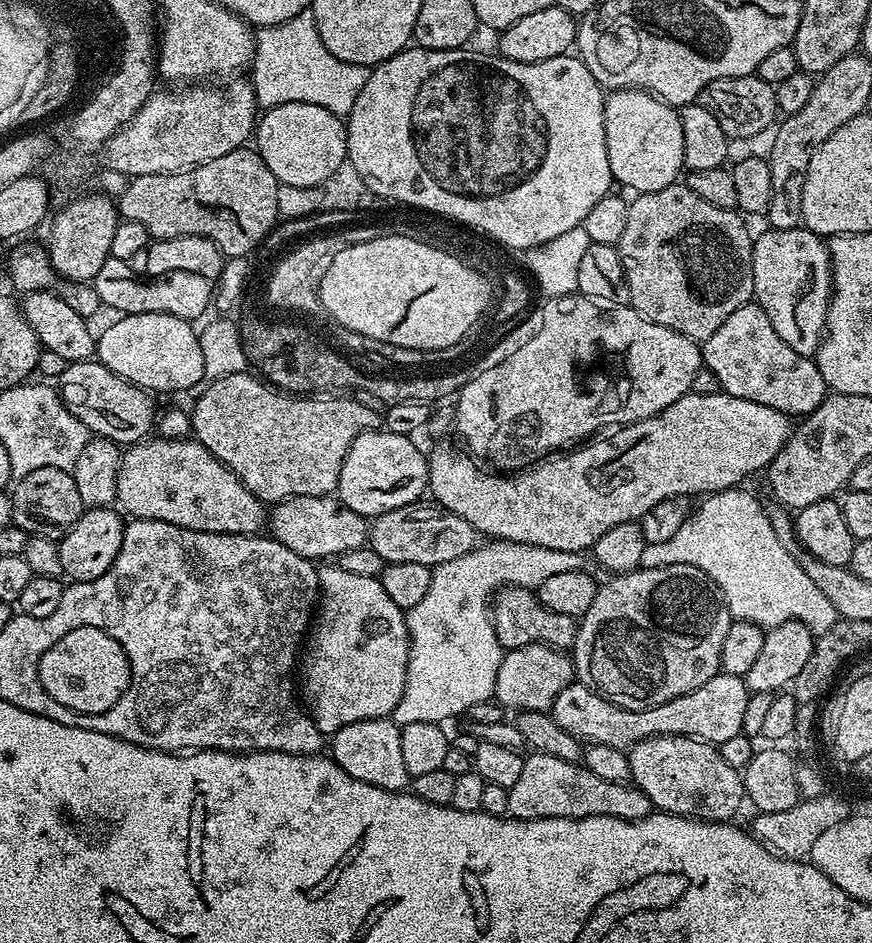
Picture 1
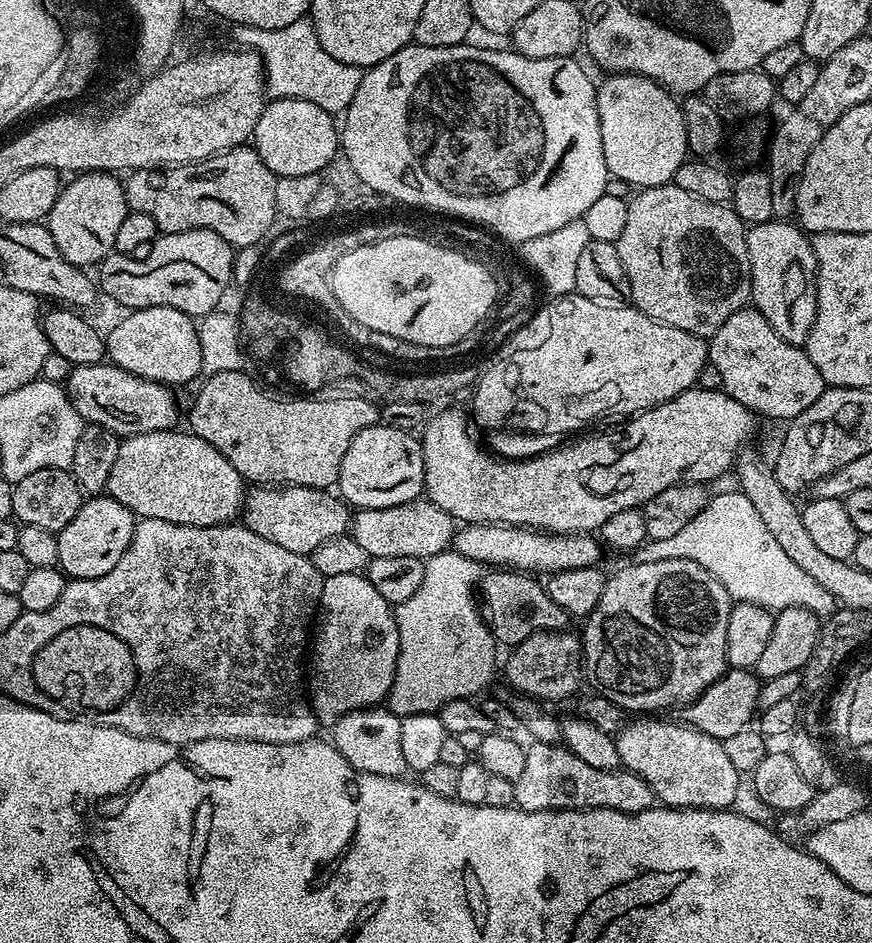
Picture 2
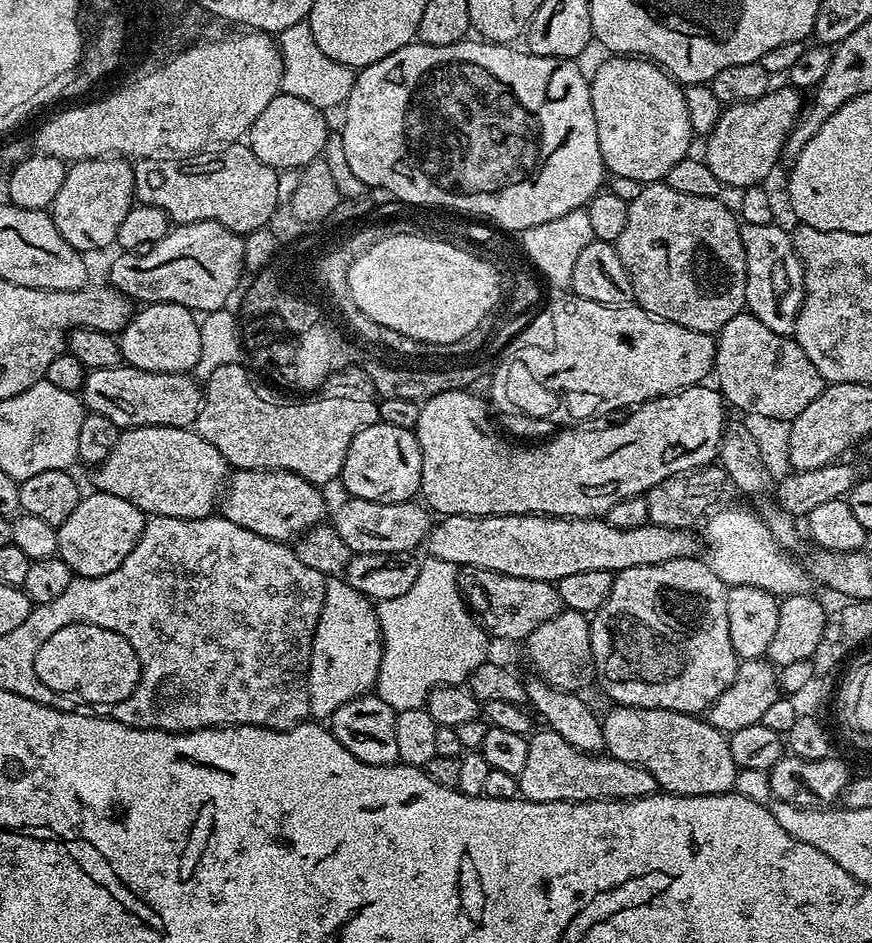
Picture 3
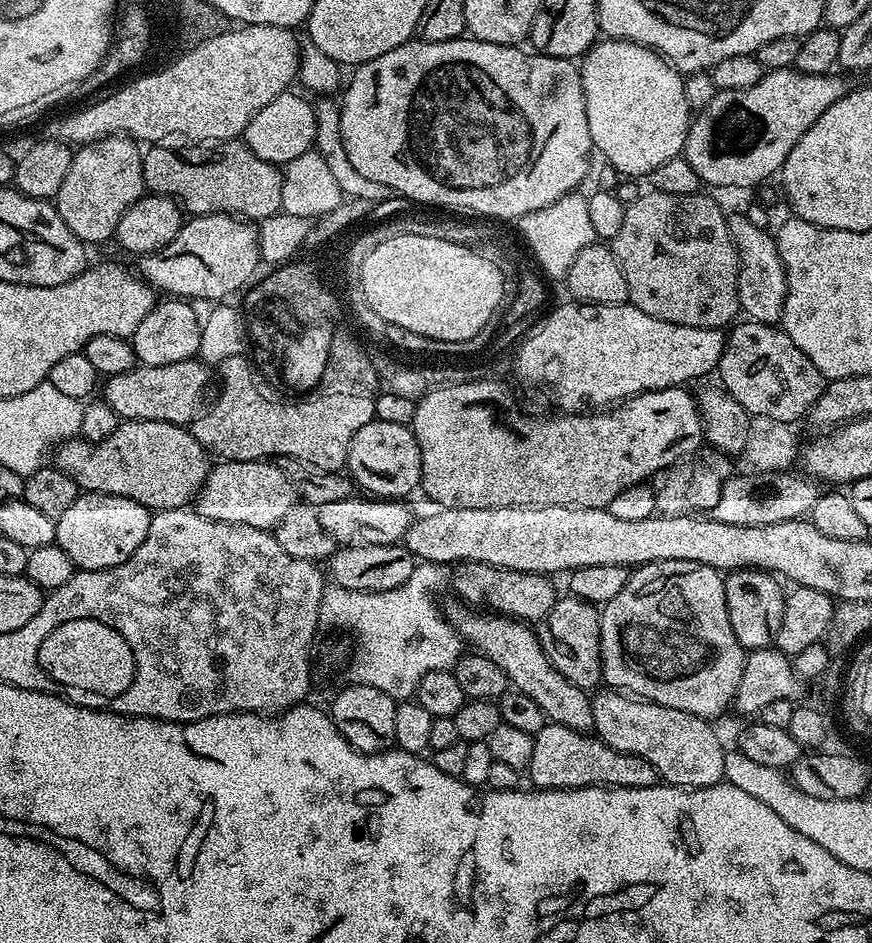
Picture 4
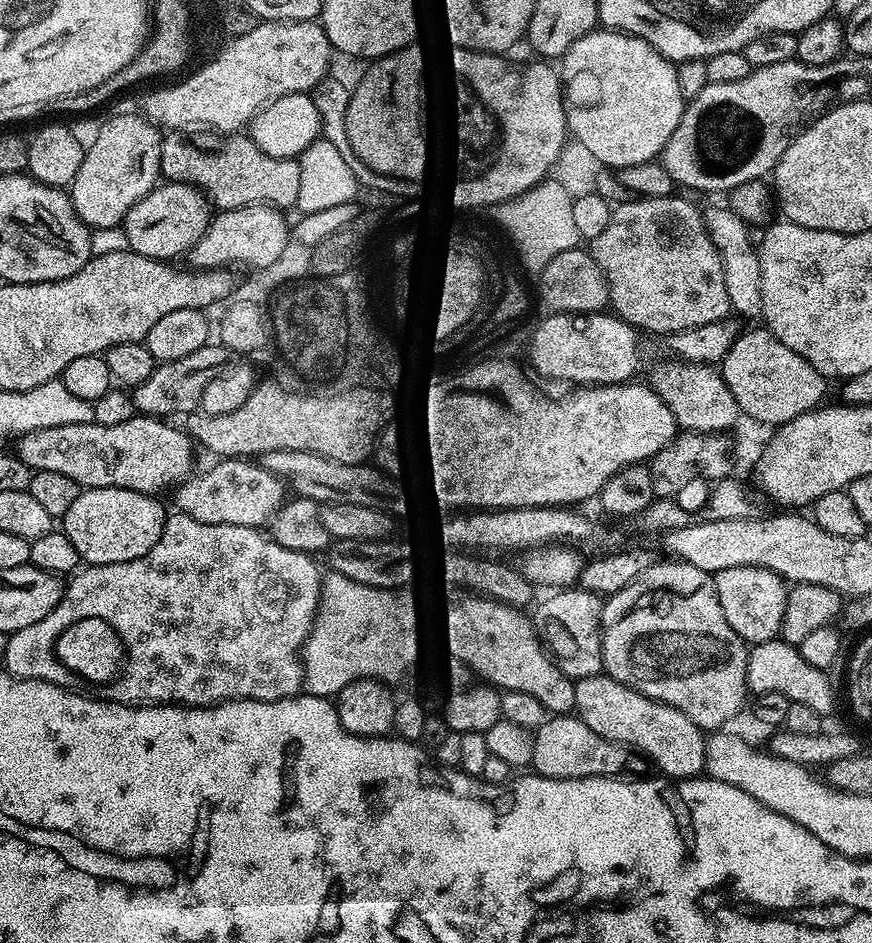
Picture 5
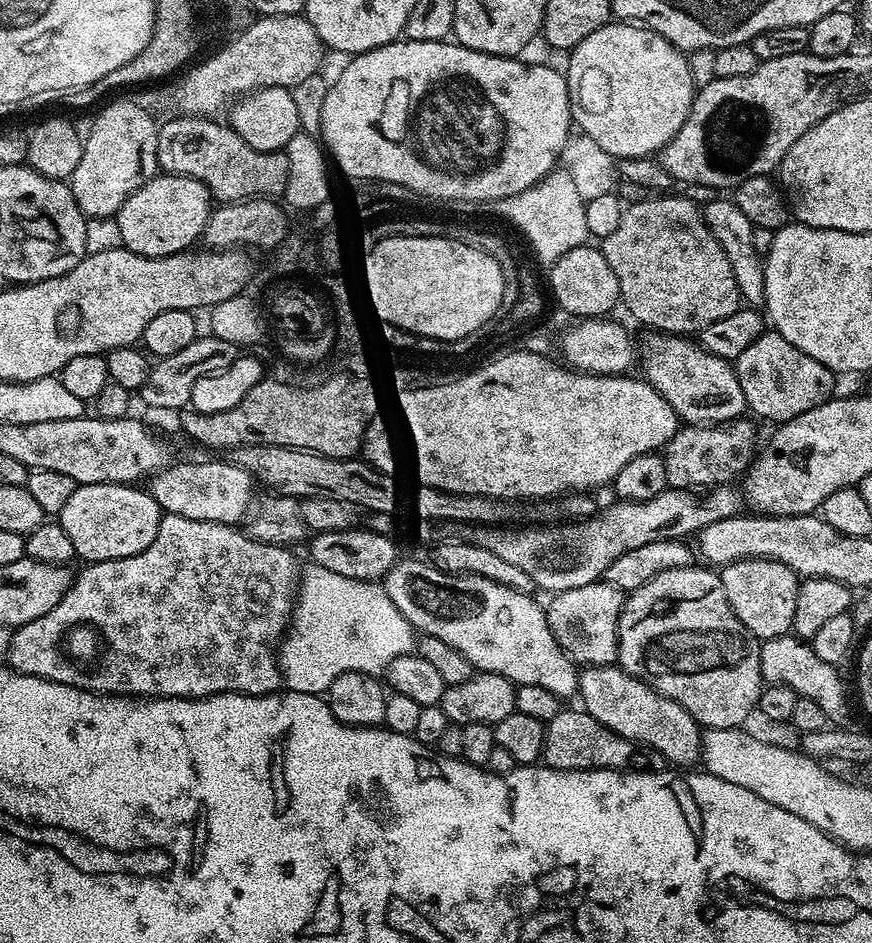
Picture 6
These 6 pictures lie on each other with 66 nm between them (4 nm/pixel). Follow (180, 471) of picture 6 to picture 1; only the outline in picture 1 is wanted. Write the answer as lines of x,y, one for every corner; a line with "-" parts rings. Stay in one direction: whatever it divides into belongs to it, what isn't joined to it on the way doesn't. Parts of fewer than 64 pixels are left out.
332,494
295,496
289,500
281,500
270,512
272,539
282,542
286,550
294,550
294,554
313,562
339,558
343,552
365,547
368,544
369,527
369,521
365,517
350,510

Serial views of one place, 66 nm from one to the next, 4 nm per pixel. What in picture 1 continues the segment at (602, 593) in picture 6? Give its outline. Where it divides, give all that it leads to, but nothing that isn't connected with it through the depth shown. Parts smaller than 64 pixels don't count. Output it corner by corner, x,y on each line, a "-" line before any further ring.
531,644
530,646
522,646
521,648
510,648
504,652
502,662
498,666
498,678
494,682
494,700
505,710
523,710
526,712
548,712
552,706
552,700
558,698
558,694
562,694
562,690
566,690
566,686
573,683
574,680
574,665
572,657
567,651
551,648
548,644

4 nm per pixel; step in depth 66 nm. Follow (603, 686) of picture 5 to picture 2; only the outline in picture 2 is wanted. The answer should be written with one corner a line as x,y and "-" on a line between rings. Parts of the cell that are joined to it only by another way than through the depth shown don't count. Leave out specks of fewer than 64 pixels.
632,718
615,733
618,758
627,771
638,774
652,787
657,801
670,808
723,808
731,809
740,792
742,773
734,770
721,741
702,734
702,730
691,728
688,724
660,718

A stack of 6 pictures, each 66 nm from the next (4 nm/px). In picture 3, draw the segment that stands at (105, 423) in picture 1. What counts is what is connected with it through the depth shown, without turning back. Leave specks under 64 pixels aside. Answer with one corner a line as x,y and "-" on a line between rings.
127,366
91,370
84,377
82,399
88,412
110,418
121,430
142,426
192,428
202,403
202,388
195,379
195,375
186,372
162,374

